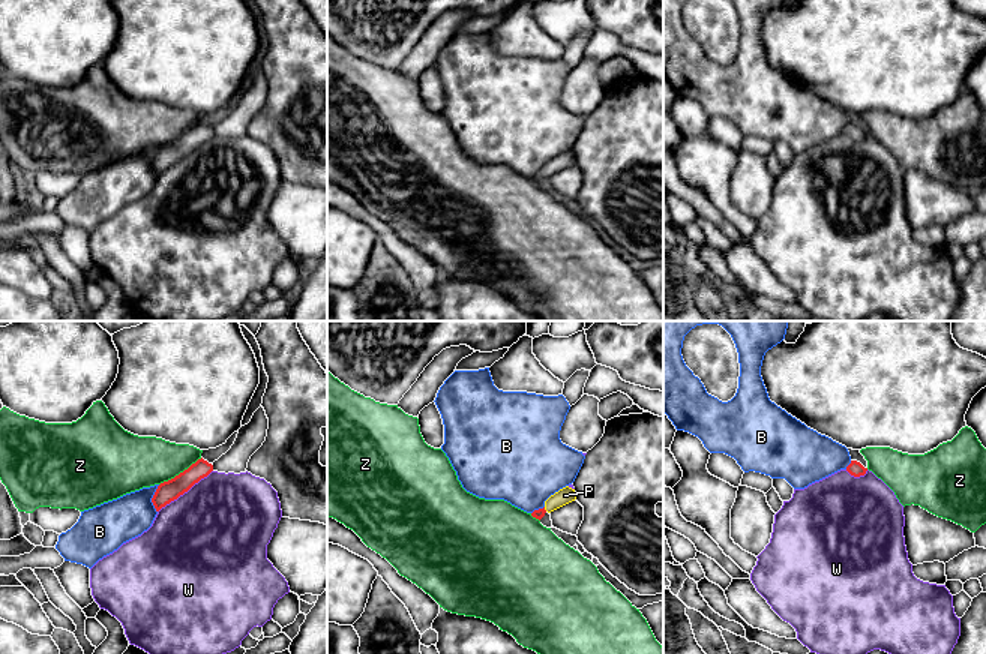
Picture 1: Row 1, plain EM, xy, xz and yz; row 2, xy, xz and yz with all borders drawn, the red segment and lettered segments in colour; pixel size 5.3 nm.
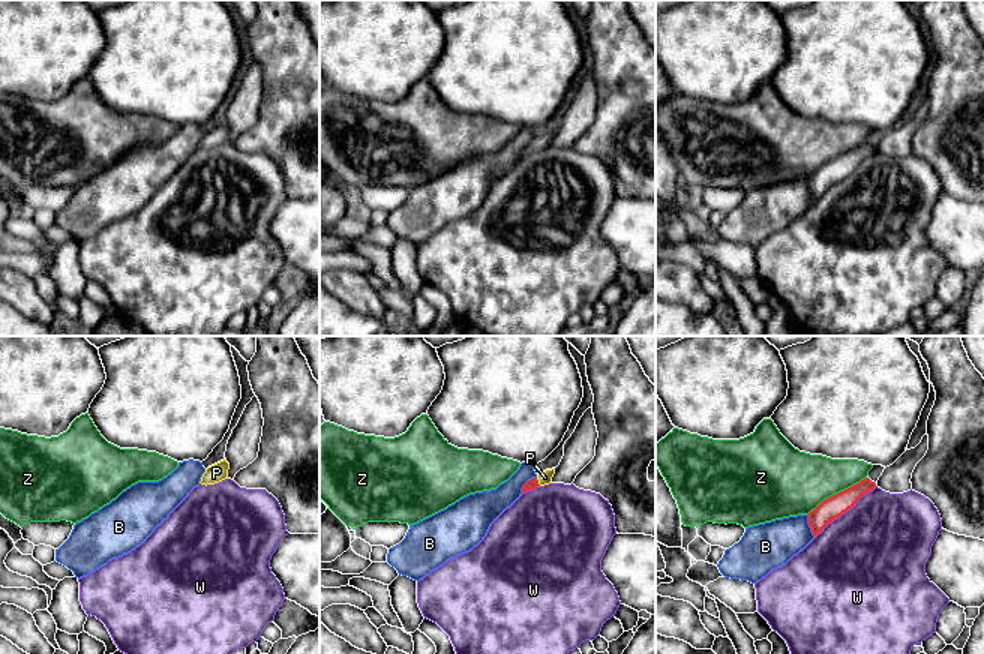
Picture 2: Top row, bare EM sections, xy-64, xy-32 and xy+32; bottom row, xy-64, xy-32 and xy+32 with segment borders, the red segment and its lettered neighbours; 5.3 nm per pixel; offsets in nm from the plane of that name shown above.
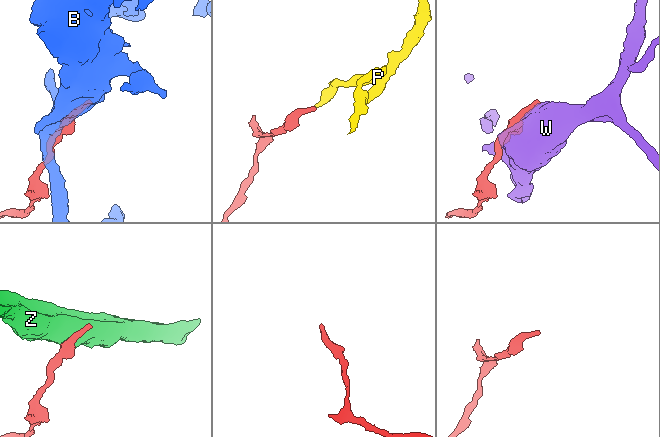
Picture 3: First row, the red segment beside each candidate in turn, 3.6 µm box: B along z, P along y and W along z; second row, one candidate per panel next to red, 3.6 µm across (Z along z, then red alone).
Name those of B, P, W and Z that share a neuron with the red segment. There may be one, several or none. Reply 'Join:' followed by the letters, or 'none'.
Join: P

